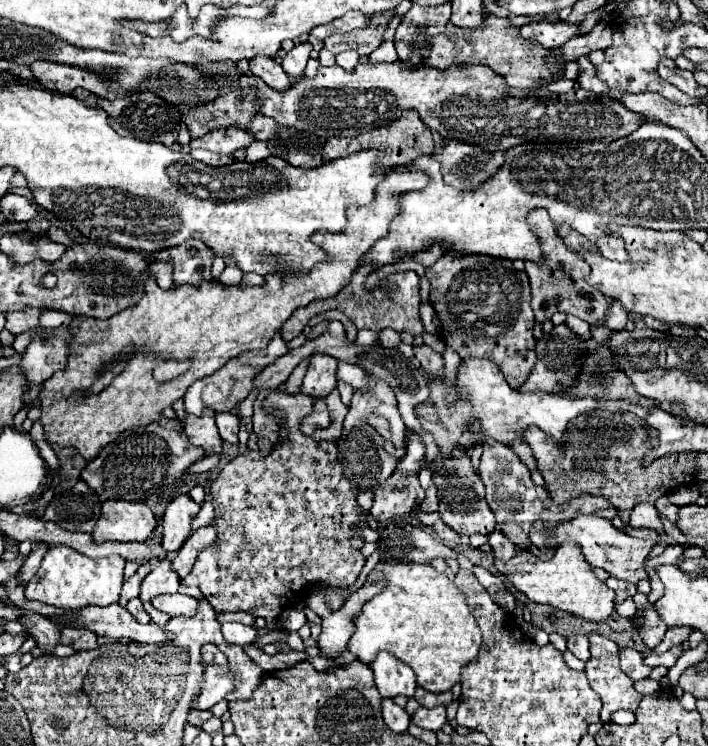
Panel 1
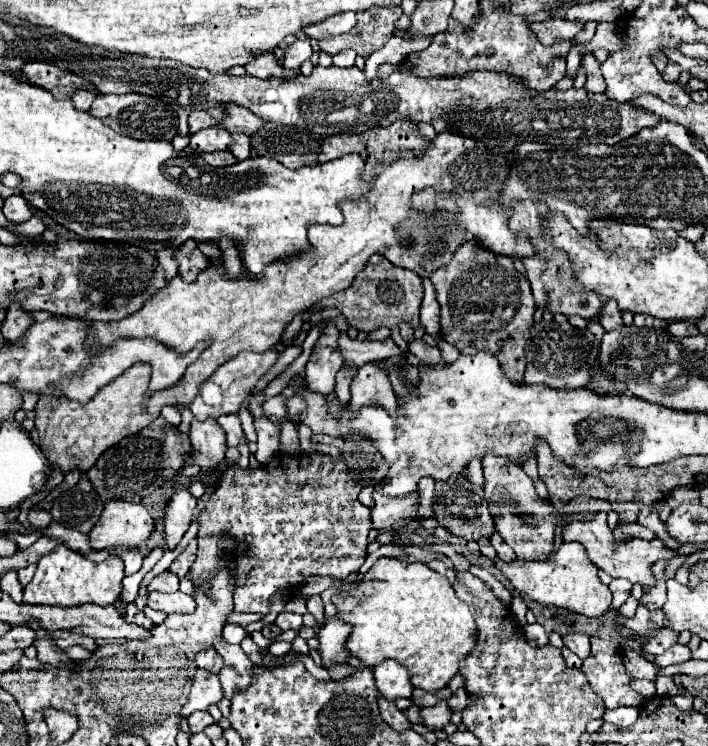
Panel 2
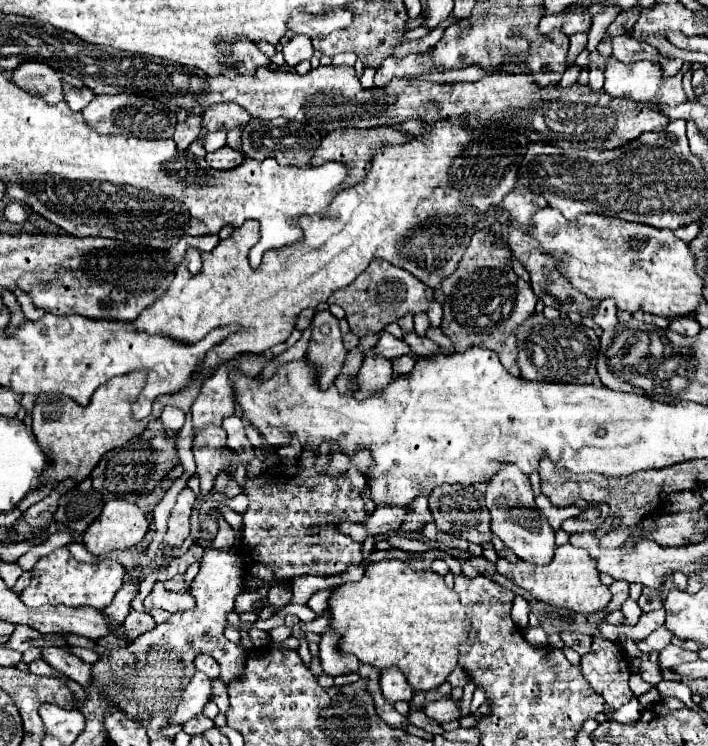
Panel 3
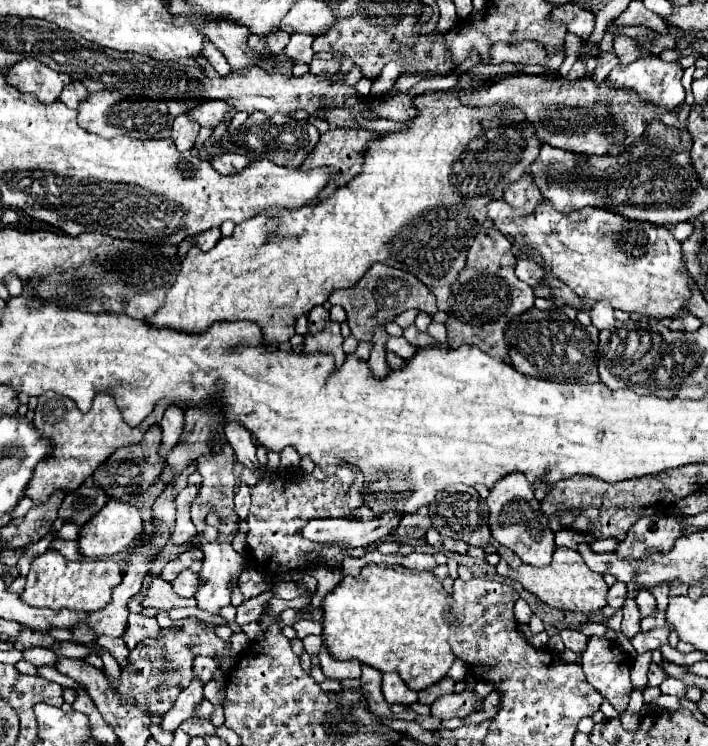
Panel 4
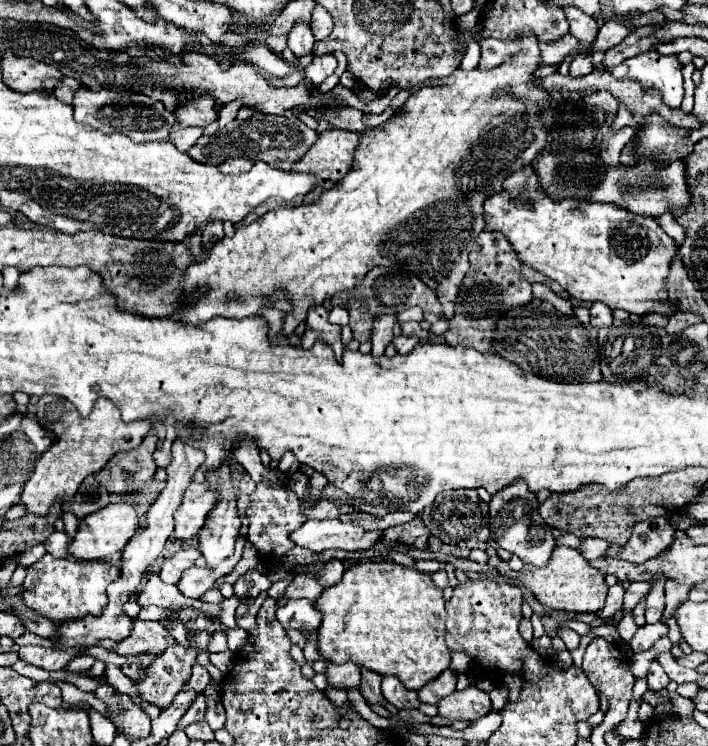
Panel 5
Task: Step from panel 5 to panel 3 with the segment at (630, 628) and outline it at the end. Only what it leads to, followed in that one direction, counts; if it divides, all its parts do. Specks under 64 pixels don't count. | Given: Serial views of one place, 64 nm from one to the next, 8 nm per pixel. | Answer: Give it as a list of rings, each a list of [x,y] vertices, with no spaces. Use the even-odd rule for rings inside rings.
[[[626,600],[624,602],[624,606],[622,606],[622,612],[624,612],[624,624],[626,626],[634,626],[636,622],[638,622],[638,618],[640,618],[640,614],[642,614],[642,610],[640,610],[640,606],[634,602],[634,600]]]

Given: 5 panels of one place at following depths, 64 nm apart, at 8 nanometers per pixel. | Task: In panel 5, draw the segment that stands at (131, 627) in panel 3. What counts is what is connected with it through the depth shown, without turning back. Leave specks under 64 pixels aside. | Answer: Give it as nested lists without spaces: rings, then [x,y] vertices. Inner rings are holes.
[[[134,620],[132,636],[116,646],[116,654],[160,654],[172,644],[176,644],[176,640],[160,622]]]

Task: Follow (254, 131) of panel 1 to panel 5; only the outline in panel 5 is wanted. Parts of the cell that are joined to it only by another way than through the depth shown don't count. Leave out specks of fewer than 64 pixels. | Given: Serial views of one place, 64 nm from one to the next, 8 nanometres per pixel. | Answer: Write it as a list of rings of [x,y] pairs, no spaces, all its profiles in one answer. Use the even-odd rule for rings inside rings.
[[[178,96],[176,100],[176,110],[174,110],[176,122],[182,124],[184,128],[188,126],[208,126],[210,122],[216,120],[216,110],[214,110],[214,100],[212,96]]]

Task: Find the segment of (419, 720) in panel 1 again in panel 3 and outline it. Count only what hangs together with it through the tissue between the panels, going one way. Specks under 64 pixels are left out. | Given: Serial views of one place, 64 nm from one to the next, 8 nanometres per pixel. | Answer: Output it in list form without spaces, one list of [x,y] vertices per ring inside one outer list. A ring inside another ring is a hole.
[[[440,698],[440,700],[436,700],[436,702],[432,702],[432,704],[428,704],[426,708],[424,708],[424,712],[426,712],[426,716],[428,718],[432,718],[432,720],[436,720],[436,722],[450,722],[450,720],[458,720],[460,718],[460,702],[456,702],[454,698]]]

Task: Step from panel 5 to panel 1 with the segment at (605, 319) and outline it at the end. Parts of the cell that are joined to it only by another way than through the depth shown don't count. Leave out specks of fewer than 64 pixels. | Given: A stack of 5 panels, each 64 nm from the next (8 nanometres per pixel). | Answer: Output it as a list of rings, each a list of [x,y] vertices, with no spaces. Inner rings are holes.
[[[612,302],[608,308],[608,316],[604,320],[604,326],[610,330],[620,330],[626,326],[626,318],[628,318],[628,310],[624,310],[620,302]]]

